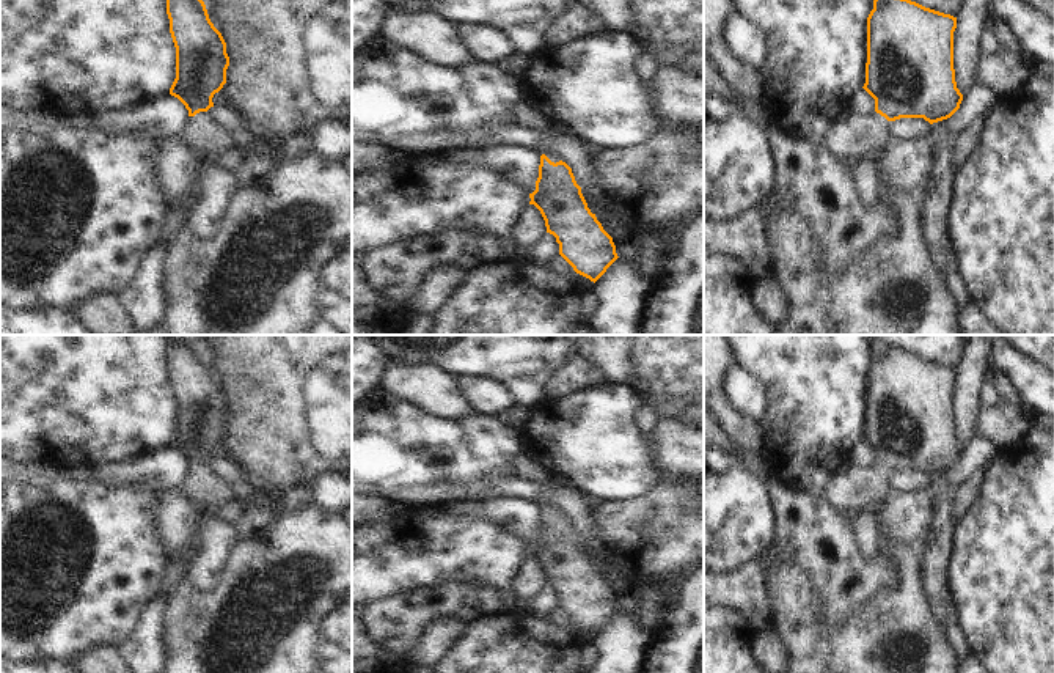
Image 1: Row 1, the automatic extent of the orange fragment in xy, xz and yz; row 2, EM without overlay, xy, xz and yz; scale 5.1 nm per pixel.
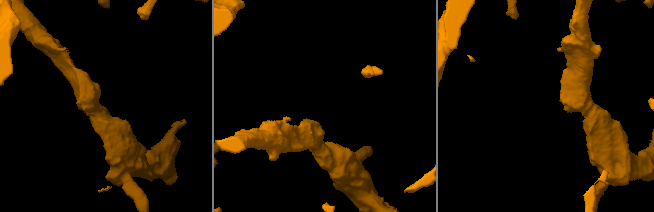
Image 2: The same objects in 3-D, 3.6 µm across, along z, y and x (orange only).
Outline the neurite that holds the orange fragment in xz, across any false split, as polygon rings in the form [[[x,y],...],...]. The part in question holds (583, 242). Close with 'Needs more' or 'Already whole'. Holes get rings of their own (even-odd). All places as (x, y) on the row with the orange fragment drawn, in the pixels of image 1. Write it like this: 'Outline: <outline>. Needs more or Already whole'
Outline: [[[553,153],[539,154],[539,178],[529,204],[540,211],[547,233],[559,244],[559,255],[595,283],[619,258],[613,237],[587,208],[572,168]]]. Needs more

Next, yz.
Outline: [[[873,0],[873,9],[867,17],[867,63],[864,90],[875,99],[873,115],[855,115],[836,121],[825,138],[817,145],[829,149],[837,159],[858,165],[864,159],[878,159],[897,138],[889,124],[900,118],[924,118],[930,124],[950,118],[963,101],[957,88],[953,69],[953,31],[957,17],[925,8],[911,0]]]. Needs more

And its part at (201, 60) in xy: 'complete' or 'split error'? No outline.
split error

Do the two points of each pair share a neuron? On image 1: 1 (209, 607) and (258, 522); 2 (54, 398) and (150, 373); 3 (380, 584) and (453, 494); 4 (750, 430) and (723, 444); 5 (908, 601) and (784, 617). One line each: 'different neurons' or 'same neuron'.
1: different neurons
2: same neuron
3: different neurons
4: different neurons
5: same neuron

